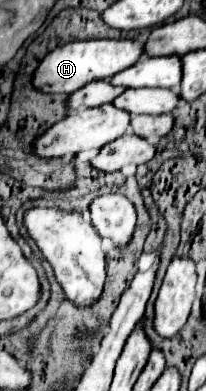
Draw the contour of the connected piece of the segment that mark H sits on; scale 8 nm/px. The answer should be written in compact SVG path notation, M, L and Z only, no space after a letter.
M76 40L54 48L44 56L32 76L32 86L44 94L72 94L94 80L106 80L120 70L130 68L142 54L142 44L136 40Z

